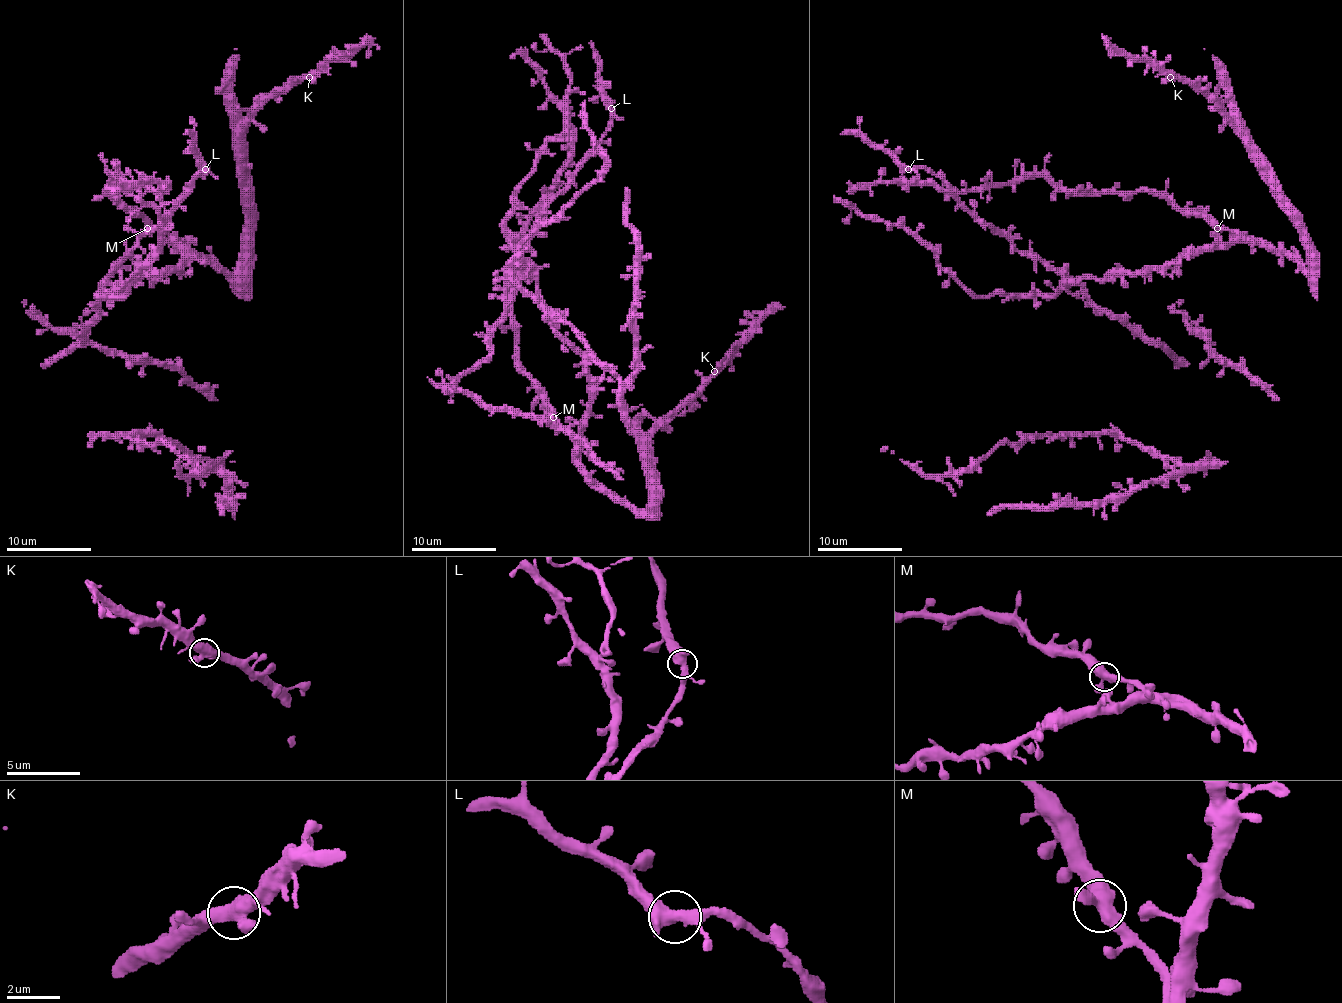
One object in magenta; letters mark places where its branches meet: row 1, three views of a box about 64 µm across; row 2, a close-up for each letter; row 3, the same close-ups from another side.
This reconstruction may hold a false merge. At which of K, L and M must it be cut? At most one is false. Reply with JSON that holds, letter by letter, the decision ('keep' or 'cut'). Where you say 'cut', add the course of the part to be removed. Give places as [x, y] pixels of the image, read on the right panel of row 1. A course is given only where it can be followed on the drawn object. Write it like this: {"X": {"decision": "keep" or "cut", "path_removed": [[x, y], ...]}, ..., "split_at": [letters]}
{"K": {"decision": "keep"}, "L": {"decision": "keep"}, "M": {"decision": "keep"}, "split_at": []}

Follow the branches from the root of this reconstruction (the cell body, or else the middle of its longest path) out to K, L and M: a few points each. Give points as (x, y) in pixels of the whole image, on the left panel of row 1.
K: (83, 336), (115, 268), (124, 283), (166, 274), (183, 257), (175, 242), (237, 268), (245, 123), (309, 77)
L: (83, 336), (83, 332), (98, 317), (98, 289), (128, 257), (130, 249), (162, 221), (205, 168)
M: (83, 336), (98, 317), (98, 287), (115, 268), (126, 283), (166, 274), (181, 262), (181, 247), (147, 228)

